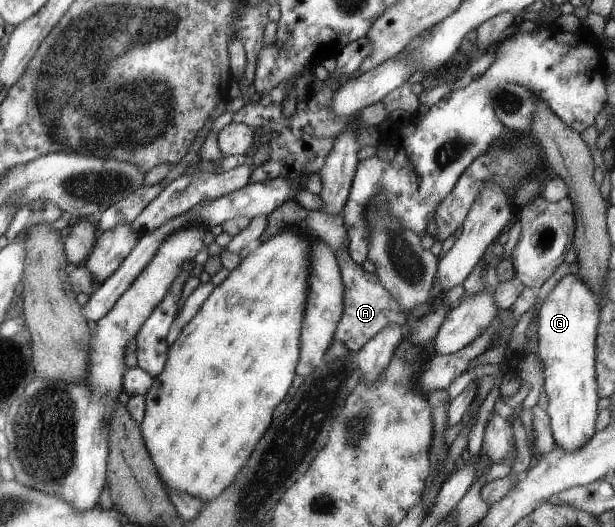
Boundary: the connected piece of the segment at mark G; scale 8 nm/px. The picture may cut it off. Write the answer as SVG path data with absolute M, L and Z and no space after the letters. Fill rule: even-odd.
M570 273L553 286L553 290L547 294L541 304L541 308L536 312L537 330L537 352L543 363L544 384L543 390L547 395L546 414L549 416L551 438L554 446L565 450L565 452L576 452L582 448L587 440L591 439L595 432L595 414L597 414L597 392L595 386L595 332L598 332L597 298L585 282L581 281L575 274Z

